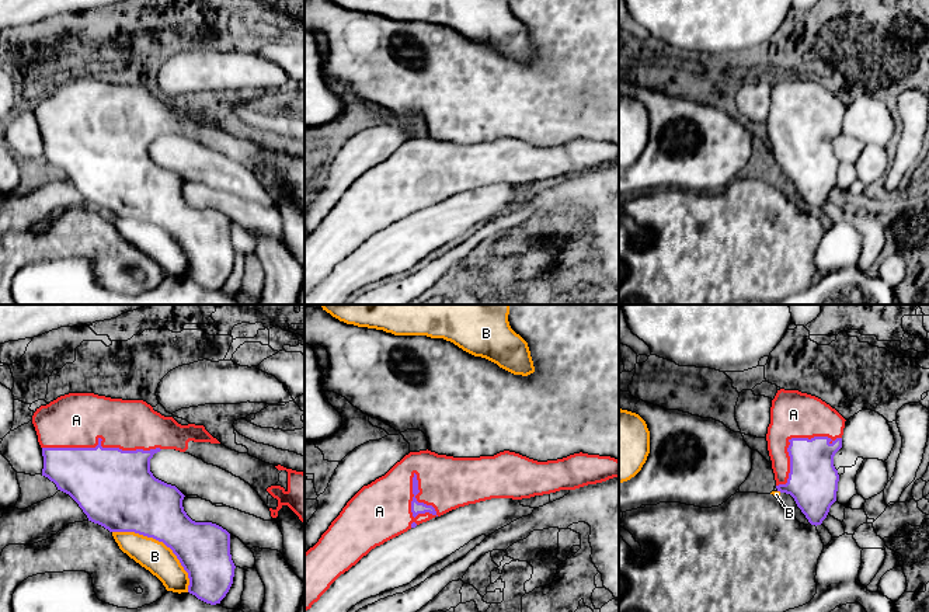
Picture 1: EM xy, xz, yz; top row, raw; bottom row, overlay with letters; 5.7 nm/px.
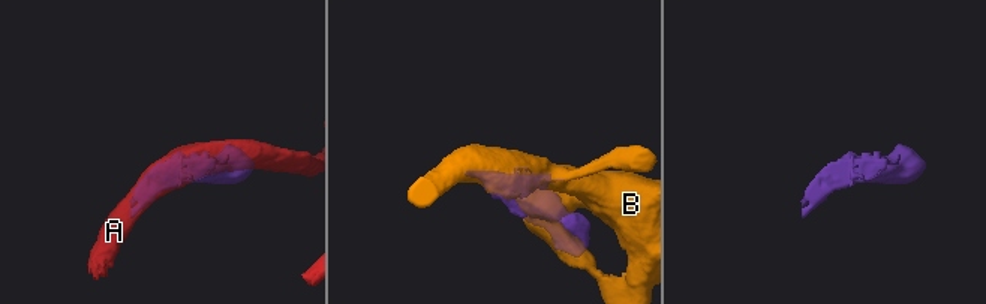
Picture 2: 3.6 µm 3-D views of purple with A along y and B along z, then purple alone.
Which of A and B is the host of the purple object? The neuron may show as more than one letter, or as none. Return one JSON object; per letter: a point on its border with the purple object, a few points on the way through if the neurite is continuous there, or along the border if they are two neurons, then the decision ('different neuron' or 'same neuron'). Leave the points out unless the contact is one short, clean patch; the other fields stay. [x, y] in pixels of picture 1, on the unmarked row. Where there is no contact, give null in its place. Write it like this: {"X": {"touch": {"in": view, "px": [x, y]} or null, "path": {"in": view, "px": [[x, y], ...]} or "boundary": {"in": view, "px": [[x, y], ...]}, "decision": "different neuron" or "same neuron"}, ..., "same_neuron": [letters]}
{"A": {"touch": {"in": "xy", "px": [100, 131]}, "decision": "different neuron"}, "B": {"touch": {"in": "xy", "px": [163, 228]}, "decision": "different neuron"}, "same_neuron": []}

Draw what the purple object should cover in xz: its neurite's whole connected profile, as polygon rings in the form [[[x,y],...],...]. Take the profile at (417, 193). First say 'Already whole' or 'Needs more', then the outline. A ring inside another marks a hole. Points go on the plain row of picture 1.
Already whole. [[[414,159],[414,163],[413,163],[413,187],[411,187],[411,198],[413,198],[413,202],[415,204],[418,199],[425,199],[425,198],[429,198],[432,201],[436,201],[436,197],[432,191],[427,191],[424,188],[418,188],[415,181],[420,178],[418,175],[418,166],[417,166],[417,160]]]

